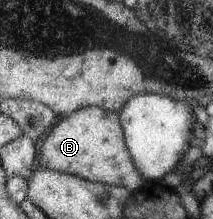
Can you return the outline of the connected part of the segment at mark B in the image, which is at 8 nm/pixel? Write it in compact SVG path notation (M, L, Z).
M98 106L82 108L80 112L58 120L44 138L40 154L39 164L47 169L67 172L94 182L126 186L132 192L146 184L129 151L120 113L108 112Z

